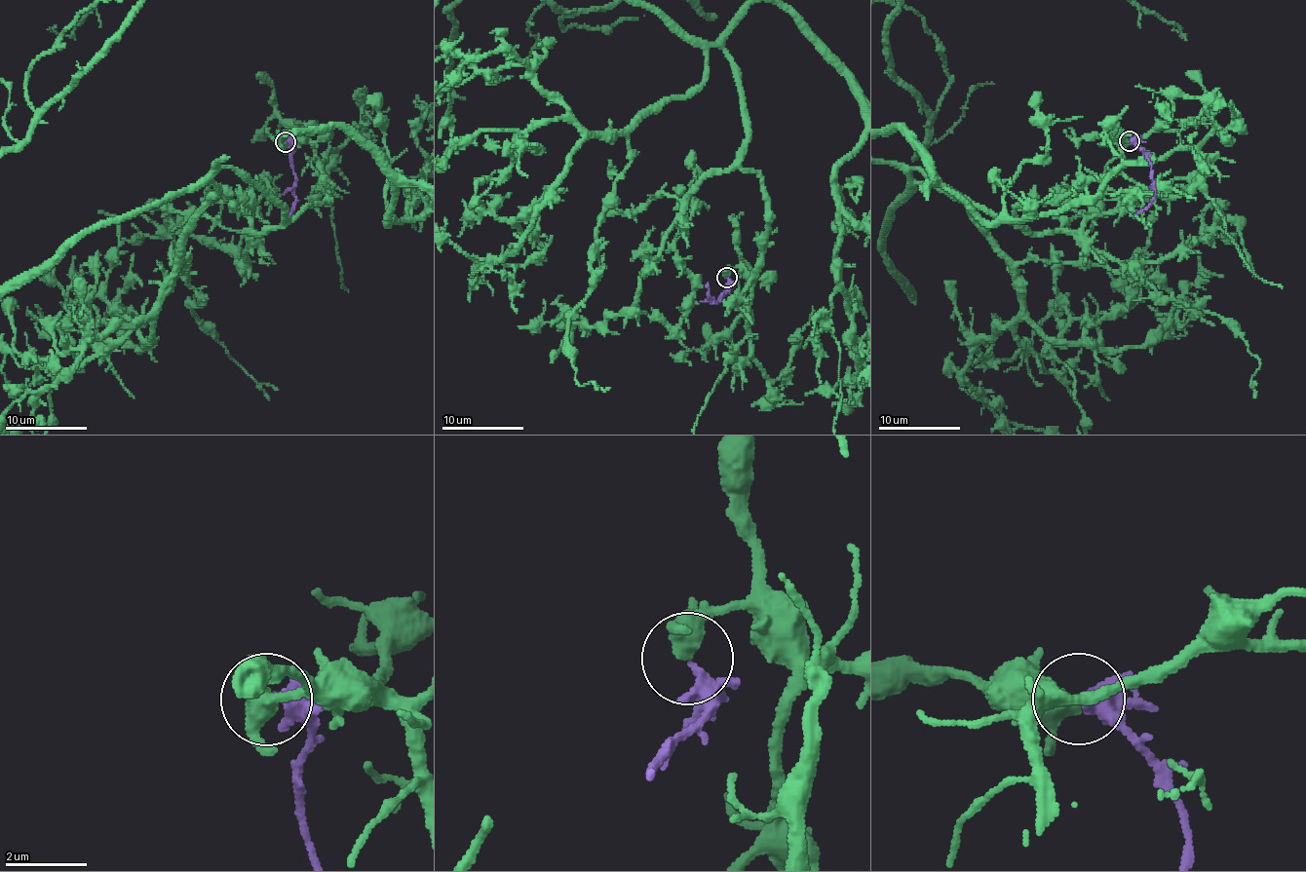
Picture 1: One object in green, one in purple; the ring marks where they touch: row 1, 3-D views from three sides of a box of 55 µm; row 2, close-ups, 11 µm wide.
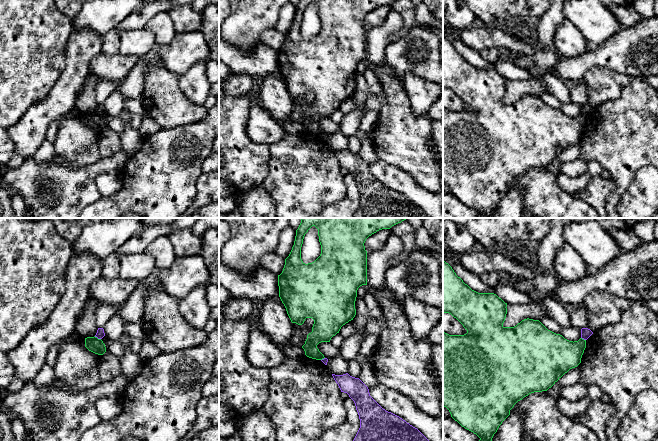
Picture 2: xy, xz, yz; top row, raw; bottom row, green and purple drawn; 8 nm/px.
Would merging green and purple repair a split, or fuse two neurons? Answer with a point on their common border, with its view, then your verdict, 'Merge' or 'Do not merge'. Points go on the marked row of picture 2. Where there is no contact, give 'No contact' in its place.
Touches green at xy (96, 337). Do not merge

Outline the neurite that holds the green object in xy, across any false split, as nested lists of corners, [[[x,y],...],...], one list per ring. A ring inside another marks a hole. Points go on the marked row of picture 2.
[[[95,336],[85,338],[85,347],[89,351],[98,355],[103,355],[106,352],[106,347],[103,341]]]

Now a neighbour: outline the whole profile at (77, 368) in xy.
[[[84,337],[63,342],[53,367],[60,386],[51,384],[48,387],[64,391],[84,391],[96,387],[102,382],[99,374],[101,357],[85,347]]]

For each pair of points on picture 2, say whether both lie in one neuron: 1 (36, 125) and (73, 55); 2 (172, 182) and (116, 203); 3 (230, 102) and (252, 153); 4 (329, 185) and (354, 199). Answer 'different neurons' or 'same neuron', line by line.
1: same neuron
2: same neuron
3: same neuron
4: different neurons

